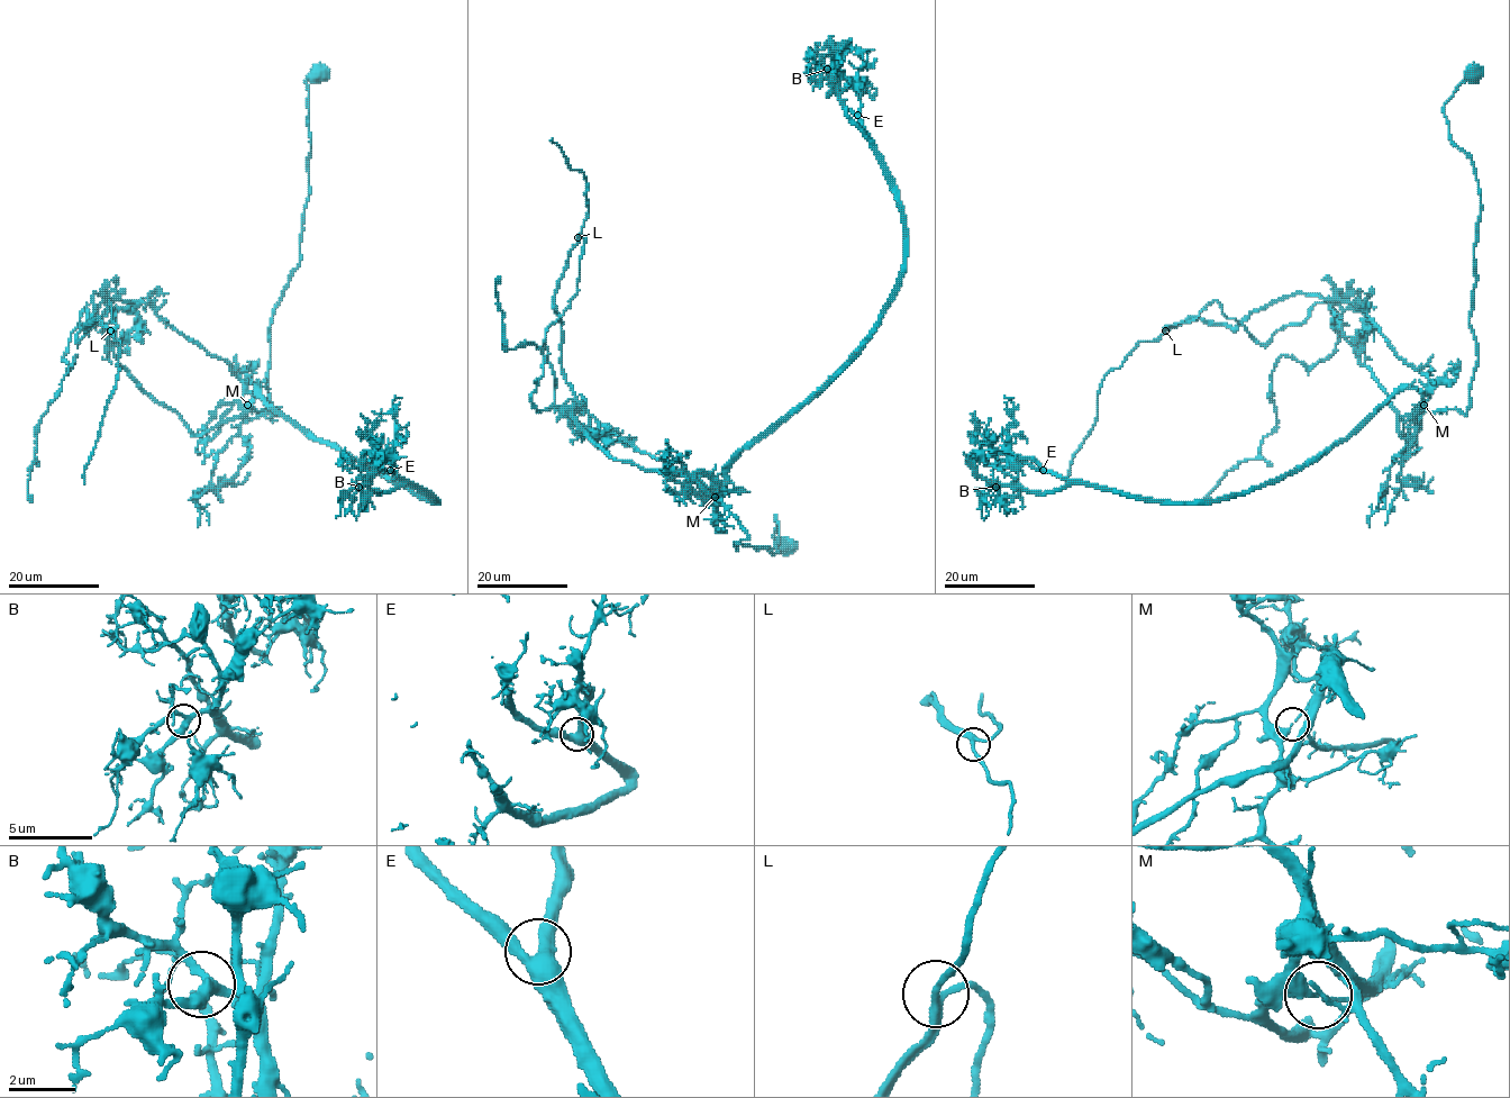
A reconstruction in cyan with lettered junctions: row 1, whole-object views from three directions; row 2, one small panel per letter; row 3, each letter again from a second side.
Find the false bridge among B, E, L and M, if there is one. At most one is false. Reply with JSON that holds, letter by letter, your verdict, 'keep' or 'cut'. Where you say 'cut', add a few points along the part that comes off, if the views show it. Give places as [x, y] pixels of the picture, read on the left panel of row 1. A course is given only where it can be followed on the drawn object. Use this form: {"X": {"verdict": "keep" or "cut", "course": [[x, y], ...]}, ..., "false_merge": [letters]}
{"B": {"verdict": "keep"}, "E": {"verdict": "keep"}, "L": {"verdict": "keep"}, "M": {"verdict": "cut", "course": [[247, 404], [148, 304], [94, 292], [85, 328], [117, 326], [110, 301], [78, 344], [85, 304], [32, 501]]}, "false_merge": ["M"]}

